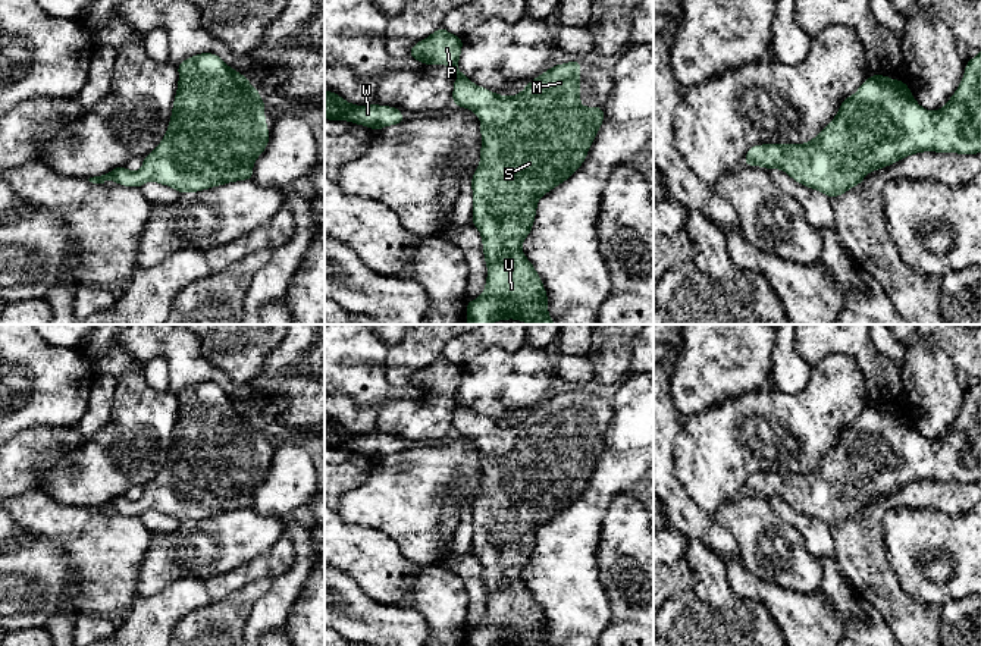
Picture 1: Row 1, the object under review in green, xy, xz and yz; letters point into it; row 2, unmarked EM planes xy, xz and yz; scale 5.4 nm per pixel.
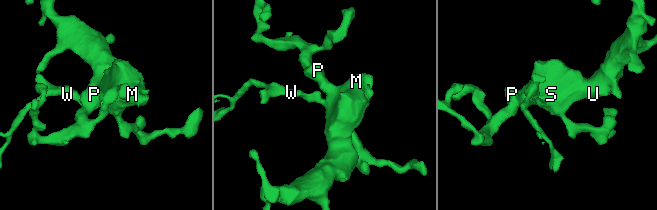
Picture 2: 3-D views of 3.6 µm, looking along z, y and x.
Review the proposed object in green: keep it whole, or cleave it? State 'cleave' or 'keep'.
keep

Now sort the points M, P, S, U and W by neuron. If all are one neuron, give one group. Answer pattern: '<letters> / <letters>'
M P S U W

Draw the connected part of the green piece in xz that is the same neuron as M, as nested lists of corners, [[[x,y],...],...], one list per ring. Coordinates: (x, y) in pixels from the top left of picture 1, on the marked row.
[[[439,26],[432,35],[414,44],[408,56],[423,65],[451,66],[455,70],[454,106],[474,112],[482,125],[480,164],[471,178],[471,222],[482,235],[488,279],[483,294],[473,301],[467,301],[467,324],[492,324],[493,322],[508,319],[529,324],[555,324],[548,314],[548,295],[542,279],[536,273],[535,266],[526,258],[521,242],[533,228],[539,198],[567,181],[586,160],[596,132],[604,122],[605,107],[583,107],[580,104],[580,60],[549,68],[540,76],[530,81],[520,94],[505,97],[477,87],[458,69],[461,48],[463,37],[449,34],[445,28]]]

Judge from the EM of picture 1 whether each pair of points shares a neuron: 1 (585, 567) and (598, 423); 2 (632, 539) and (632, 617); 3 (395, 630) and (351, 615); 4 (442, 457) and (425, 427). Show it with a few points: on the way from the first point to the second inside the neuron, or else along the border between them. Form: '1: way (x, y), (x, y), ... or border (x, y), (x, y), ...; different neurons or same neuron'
1: border (611, 403), (613, 417), (604, 435); different neurons
2: way (632, 558), (614, 586), (623, 598); same neuron
3: way (385, 629), (362, 620); same neuron
4: border (453, 433), (442, 441), (420, 444); different neurons

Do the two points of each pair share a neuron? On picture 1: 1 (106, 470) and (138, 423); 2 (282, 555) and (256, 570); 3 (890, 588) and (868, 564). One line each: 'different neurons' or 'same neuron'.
1: same neuron
2: same neuron
3: same neuron

